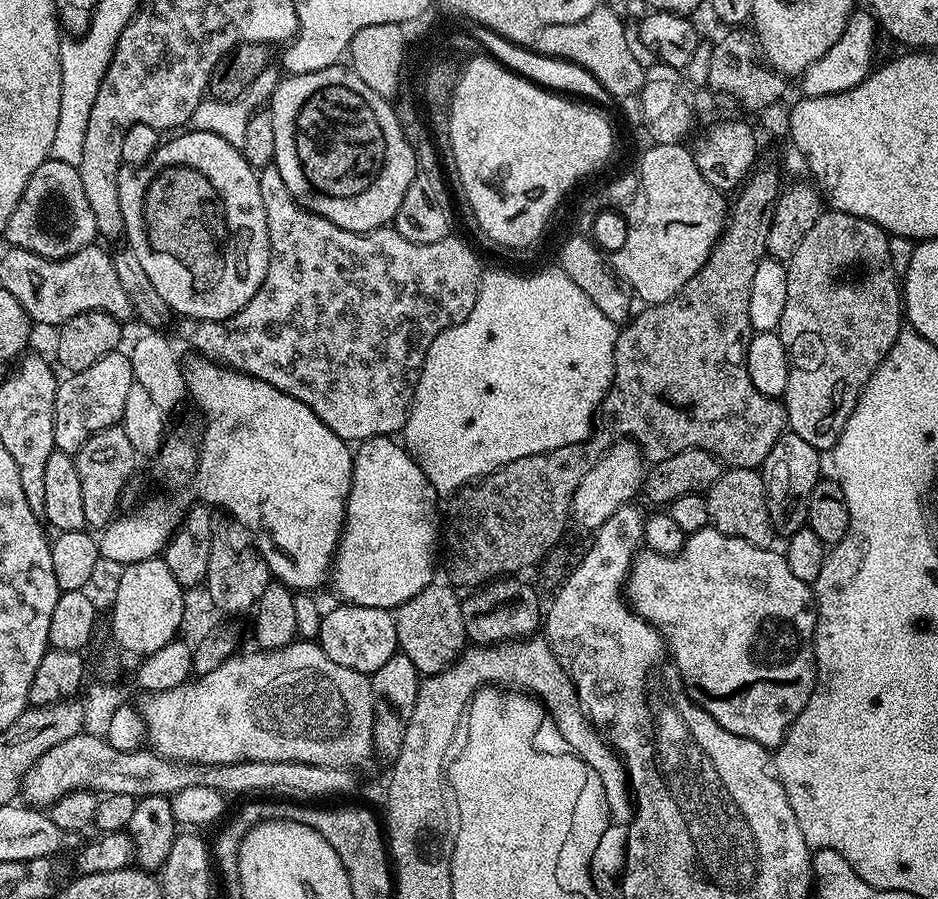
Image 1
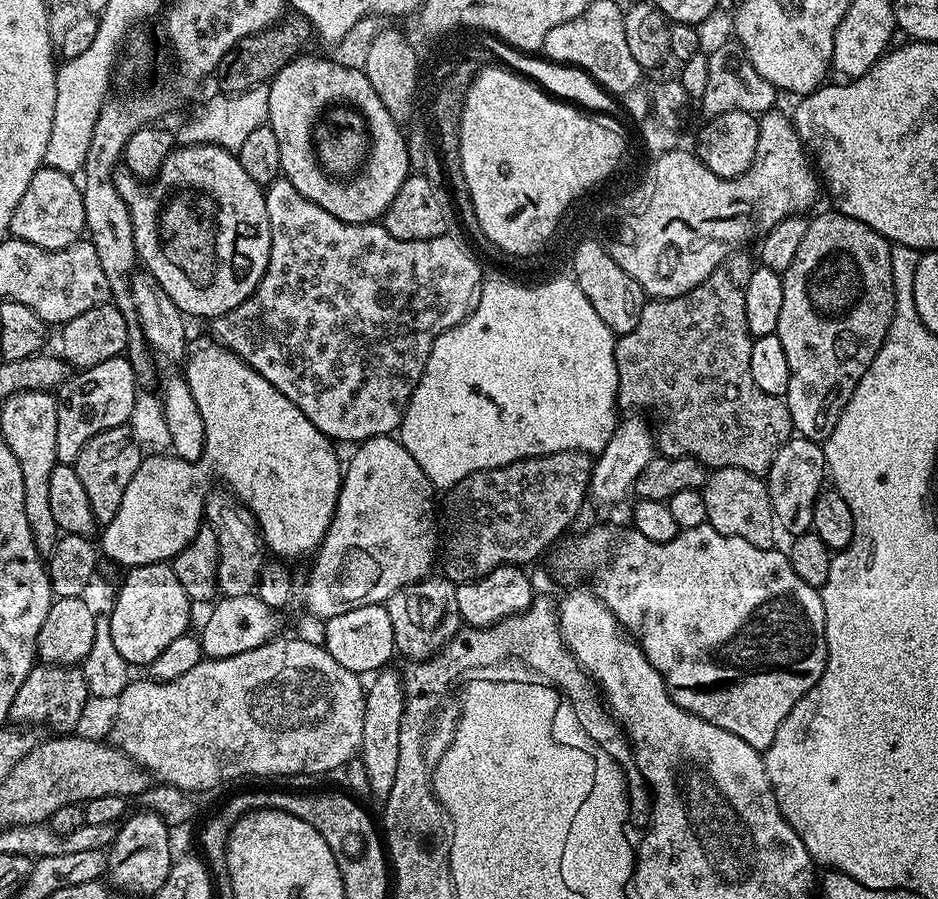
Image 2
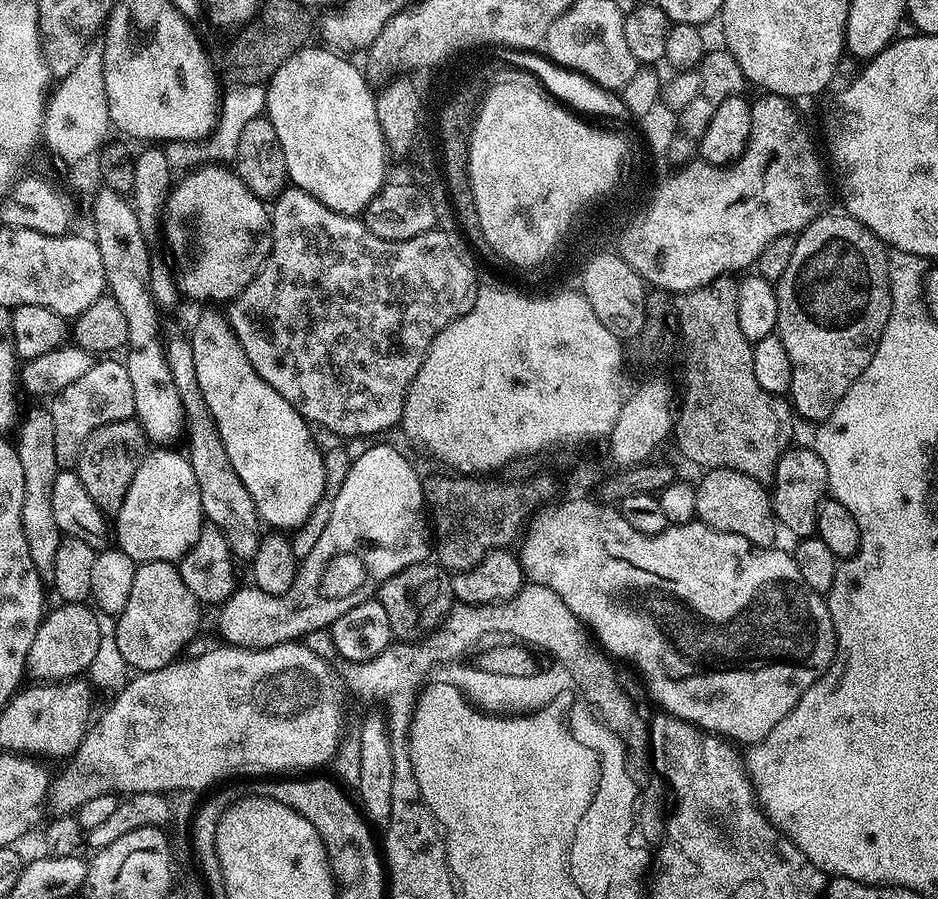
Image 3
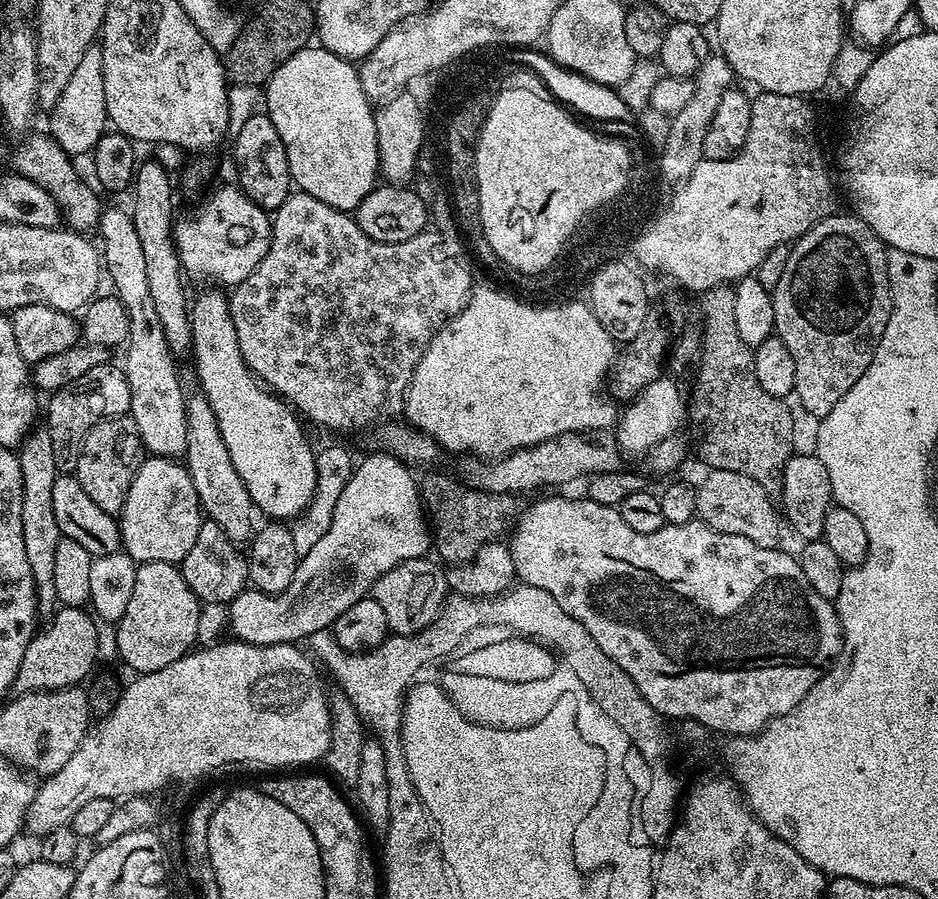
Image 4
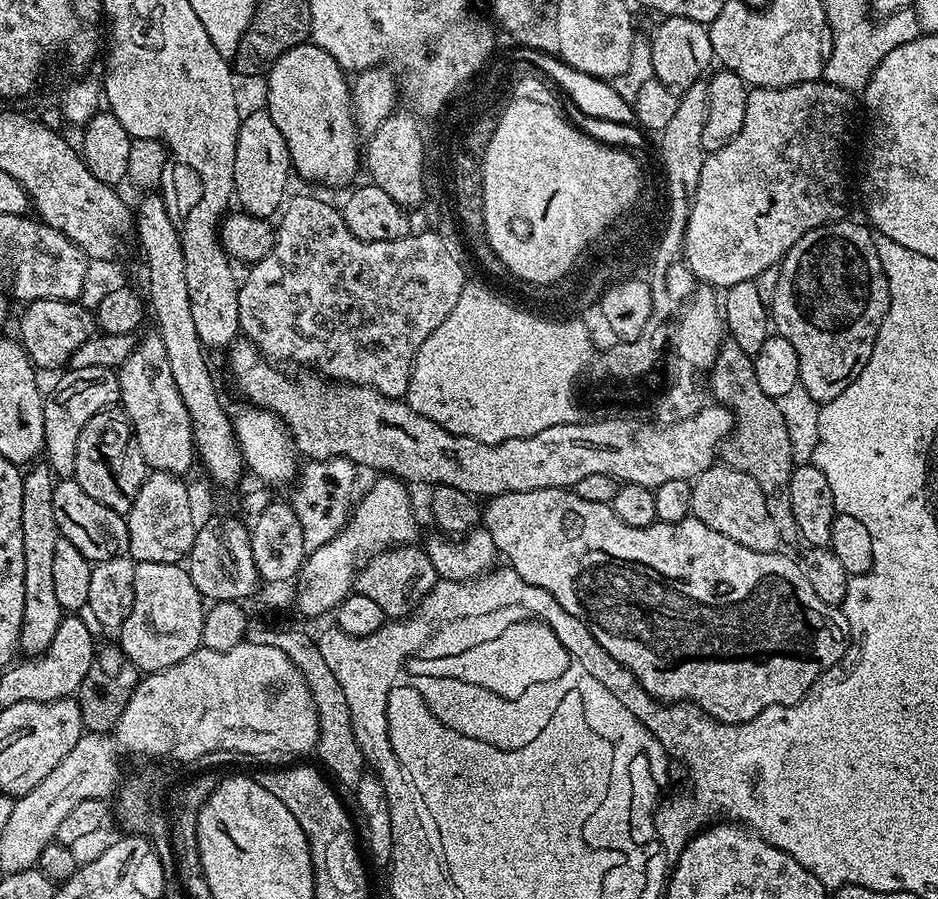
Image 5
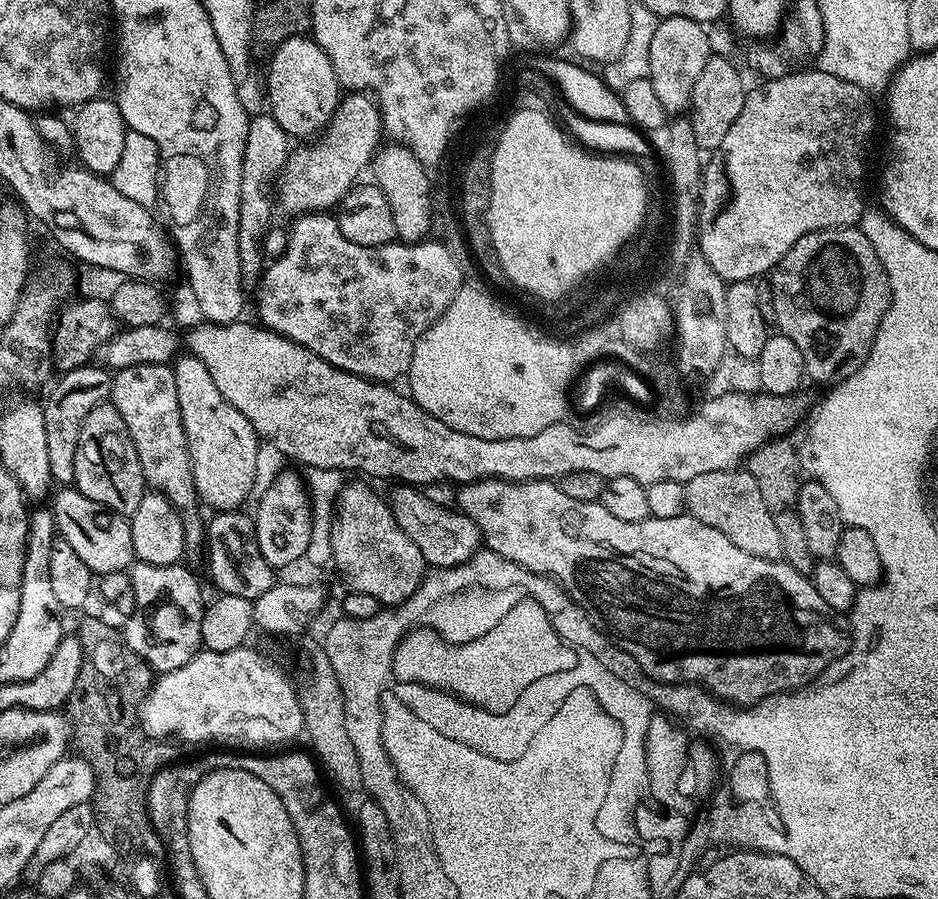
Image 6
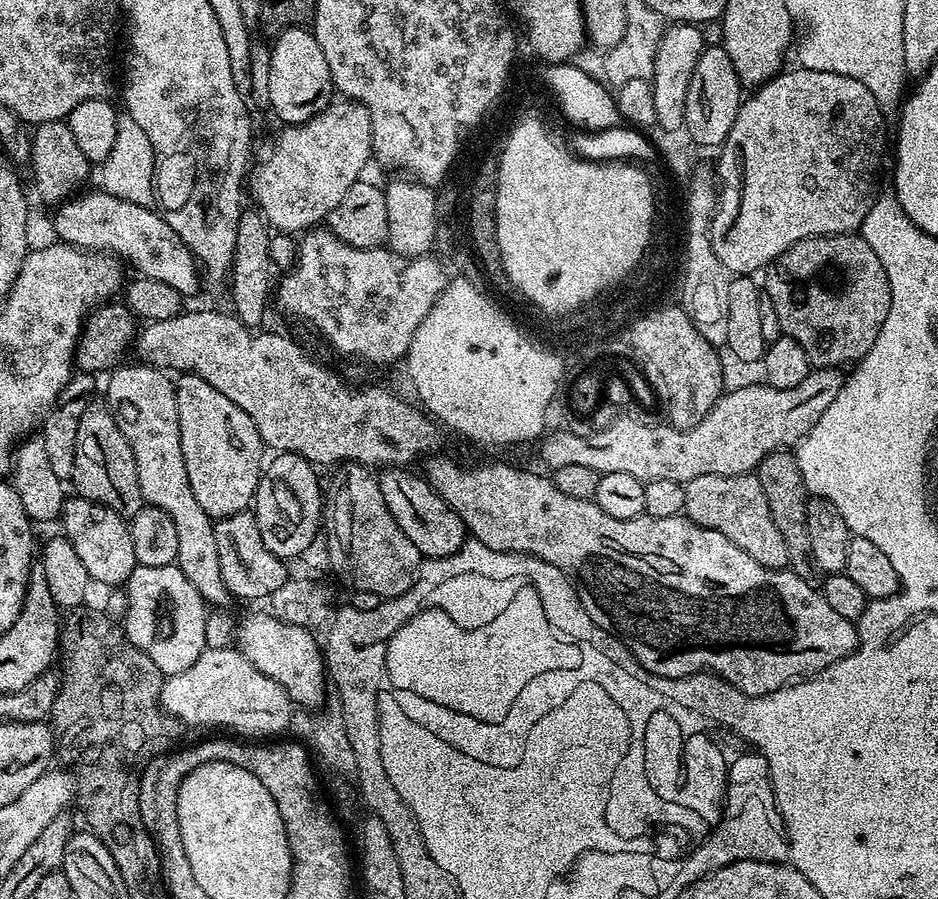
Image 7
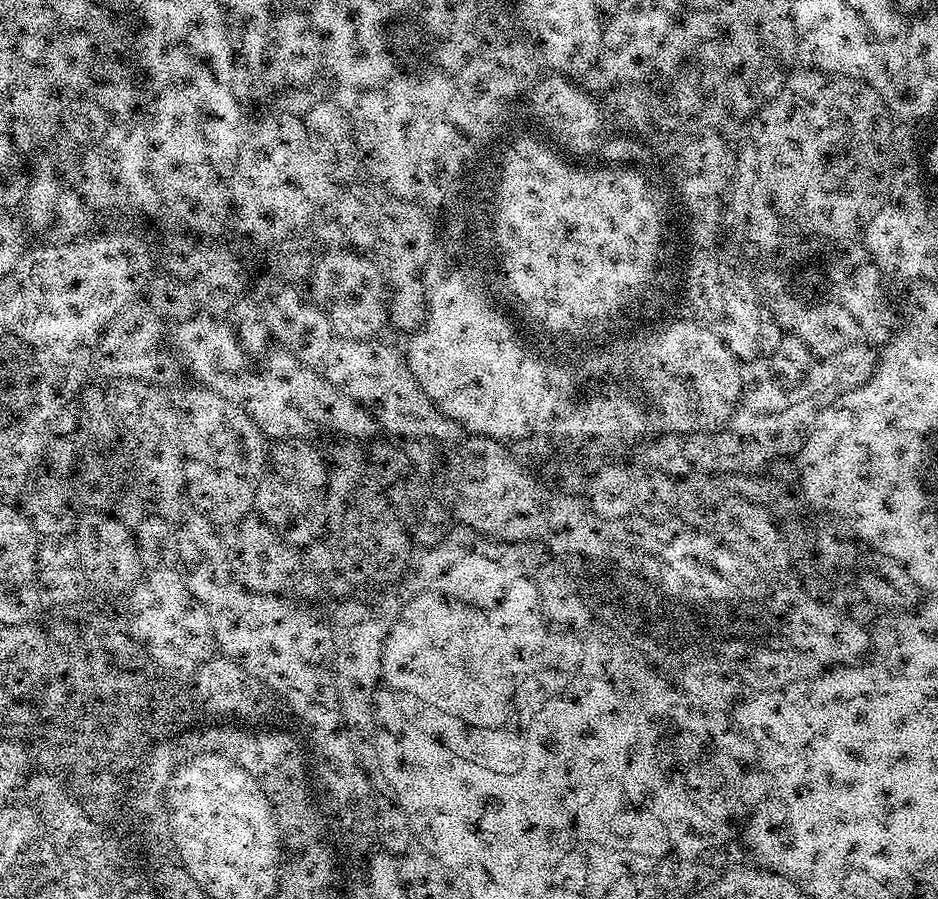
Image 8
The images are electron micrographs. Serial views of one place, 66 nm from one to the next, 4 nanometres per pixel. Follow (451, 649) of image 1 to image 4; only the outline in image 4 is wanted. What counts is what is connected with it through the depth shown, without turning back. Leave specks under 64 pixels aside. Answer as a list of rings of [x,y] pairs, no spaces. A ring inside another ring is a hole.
[[[430,559],[408,560],[382,574],[372,584],[371,599],[382,606],[388,627],[397,636],[412,636],[430,627],[450,595],[445,569],[435,559]]]

